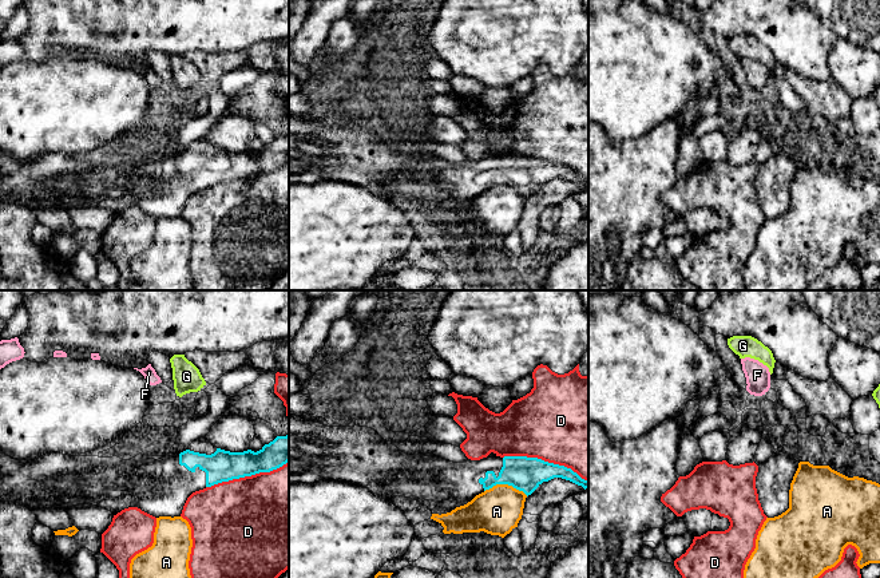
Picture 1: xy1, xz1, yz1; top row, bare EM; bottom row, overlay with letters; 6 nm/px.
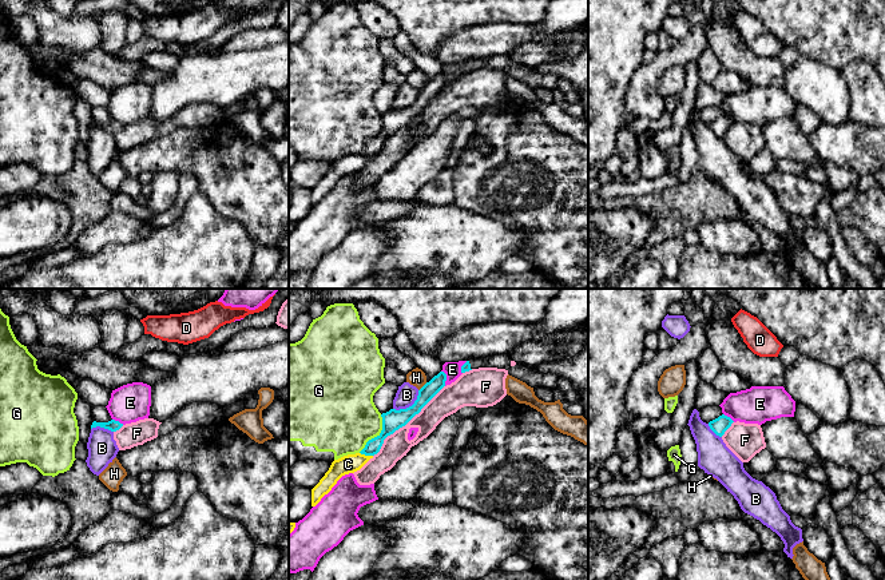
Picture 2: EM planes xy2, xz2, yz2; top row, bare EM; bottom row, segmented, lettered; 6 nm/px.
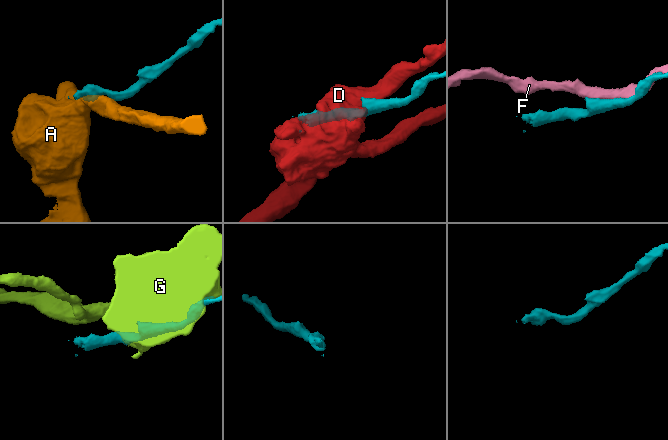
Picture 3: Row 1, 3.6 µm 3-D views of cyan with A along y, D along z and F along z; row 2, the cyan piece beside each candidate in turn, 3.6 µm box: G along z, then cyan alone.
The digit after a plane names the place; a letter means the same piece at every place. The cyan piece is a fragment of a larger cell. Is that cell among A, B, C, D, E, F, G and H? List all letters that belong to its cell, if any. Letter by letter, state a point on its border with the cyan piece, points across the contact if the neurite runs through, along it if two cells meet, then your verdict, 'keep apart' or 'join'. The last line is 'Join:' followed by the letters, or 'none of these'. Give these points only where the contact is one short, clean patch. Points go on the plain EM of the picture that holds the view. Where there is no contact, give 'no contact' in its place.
A: xz1 (506, 183) | along xz1 (484, 190), (496, 185), (511, 185), (527, 196) | keep apart
B: xz2 (409, 107) | along xz2 (419, 91), (417, 99), (411, 106), (393, 110) | keep apart
C: xz2 (366, 155) | keep apart
D: xz1 (546, 162) | keep apart
E: xz2 (445, 79) | keep apart
F: xz2 (407, 123) | keep apart
G: xz2 (377, 136) | keep apart
H: xz2 (423, 87) | along xz2 (427, 83), (419, 91) | keep apart
Join: none of these

